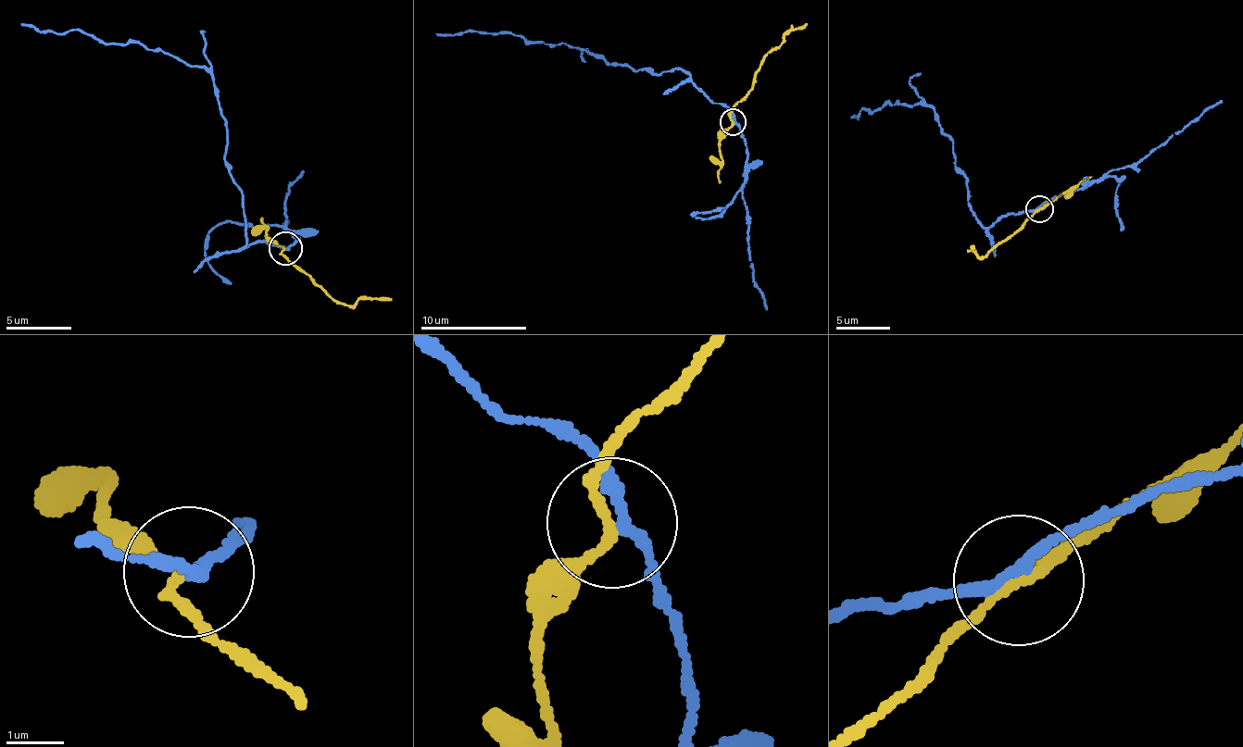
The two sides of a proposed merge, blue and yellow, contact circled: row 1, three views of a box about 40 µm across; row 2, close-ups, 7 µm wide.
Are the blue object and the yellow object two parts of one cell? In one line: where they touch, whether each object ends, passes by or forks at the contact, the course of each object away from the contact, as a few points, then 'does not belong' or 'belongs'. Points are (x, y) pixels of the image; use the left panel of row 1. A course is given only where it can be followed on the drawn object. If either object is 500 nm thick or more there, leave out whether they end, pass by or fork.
place (285, 248); blue passes by; yellow passes by; course blue (287, 246), (262, 241), (245, 247), (244, 191), (224, 158), (225, 126), (204, 69), (142, 43), (21, 24); course yellow (284, 249), (283, 258), (309, 275), (322, 291), (349, 306), (362, 298), (392, 301); does not belong

